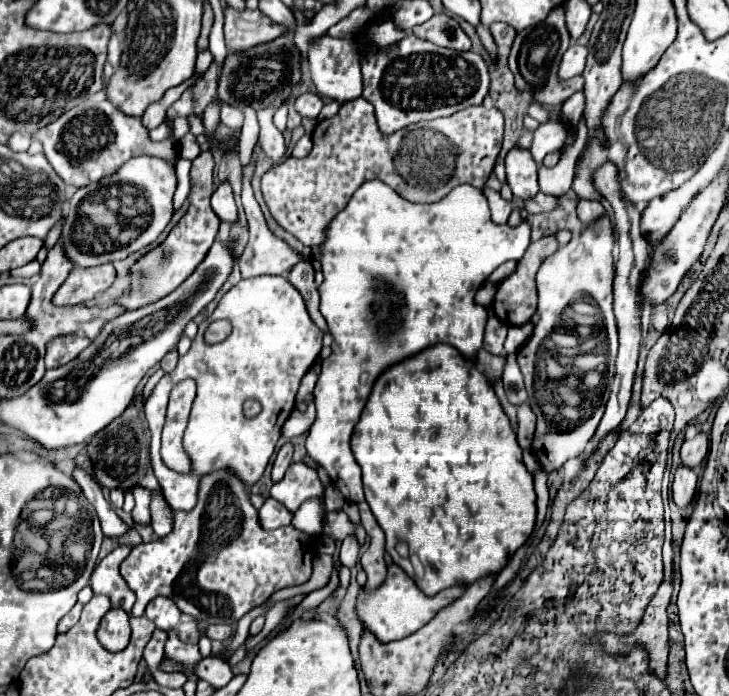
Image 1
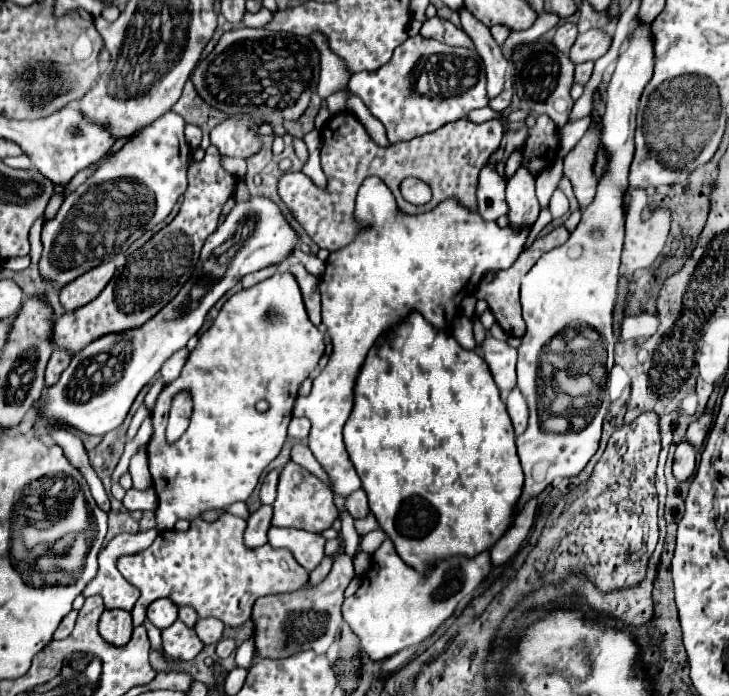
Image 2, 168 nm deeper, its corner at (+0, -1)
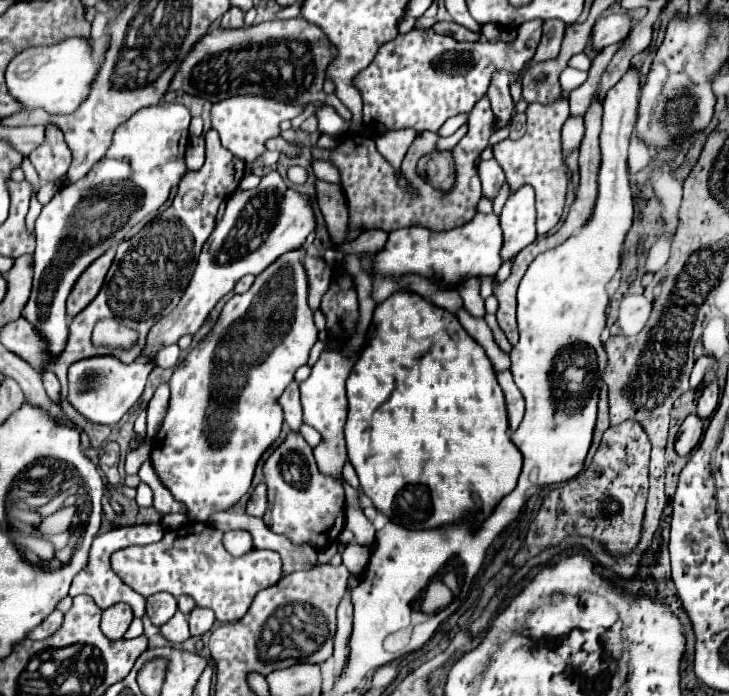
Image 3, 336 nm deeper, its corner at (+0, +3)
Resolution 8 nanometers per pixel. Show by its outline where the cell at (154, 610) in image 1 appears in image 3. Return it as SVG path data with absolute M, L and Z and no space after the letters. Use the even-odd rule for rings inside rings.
M156 593L150 599L146 599L146 611L152 625L162 627L178 611L178 601L170 593Z

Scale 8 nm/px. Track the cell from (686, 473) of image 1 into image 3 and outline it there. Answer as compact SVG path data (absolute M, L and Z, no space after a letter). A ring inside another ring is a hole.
M692 413L684 419L684 423L680 425L680 433L676 439L676 453L680 457L686 457L692 453L692 449L700 443L702 439L702 421Z

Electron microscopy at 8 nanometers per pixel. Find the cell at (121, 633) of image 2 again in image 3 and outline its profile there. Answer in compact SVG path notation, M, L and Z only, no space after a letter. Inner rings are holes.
M116 603L116 605L102 611L100 629L108 639L116 641L116 639L124 637L124 633L128 631L132 619L134 619L132 609L126 603Z

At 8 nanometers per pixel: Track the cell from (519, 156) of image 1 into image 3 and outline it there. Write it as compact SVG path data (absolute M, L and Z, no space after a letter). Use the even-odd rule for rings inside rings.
M522 185L512 193L500 213L500 227L504 231L502 259L510 259L536 239L536 207L534 189Z

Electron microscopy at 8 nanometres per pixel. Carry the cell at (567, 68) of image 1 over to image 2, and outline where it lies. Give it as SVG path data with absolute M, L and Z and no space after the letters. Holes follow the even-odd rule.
M590 29L578 35L576 43L570 49L570 59L574 63L596 61L608 51L610 43L612 43L612 35L606 29Z

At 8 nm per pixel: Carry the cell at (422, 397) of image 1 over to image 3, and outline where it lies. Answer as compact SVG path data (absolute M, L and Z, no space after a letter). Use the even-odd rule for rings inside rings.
M392 293L384 303L380 303L374 309L370 333L364 345L364 351L360 359L356 361L348 381L348 421L344 427L346 433L346 447L348 447L348 459L354 465L362 491L372 499L374 507L386 515L390 521L400 523L408 529L436 529L444 525L456 525L464 521L472 521L472 531L478 531L480 525L494 513L496 505L506 497L518 481L520 469L522 469L522 453L520 449L512 443L510 433L508 433L508 413L504 405L504 393L496 381L496 371L484 353L484 349L462 329L458 323L456 315L446 313L444 309L436 307L434 303L426 301L418 293Z

